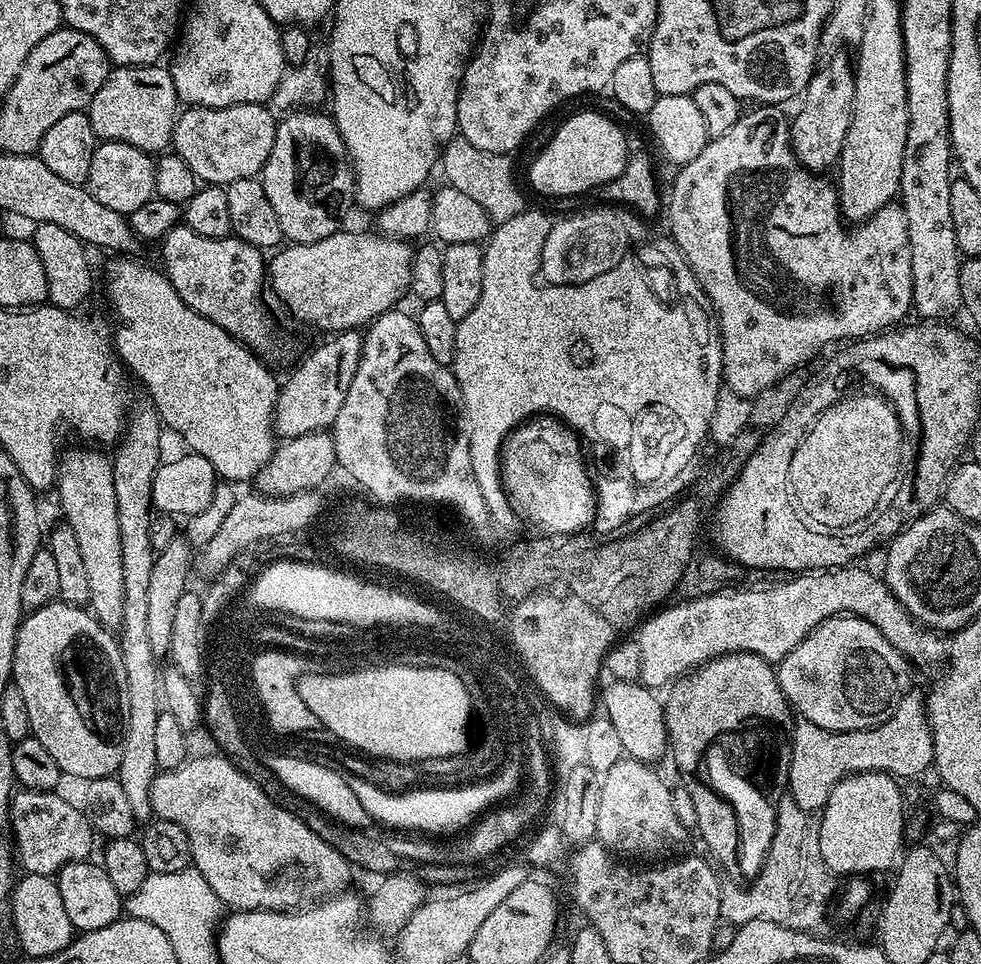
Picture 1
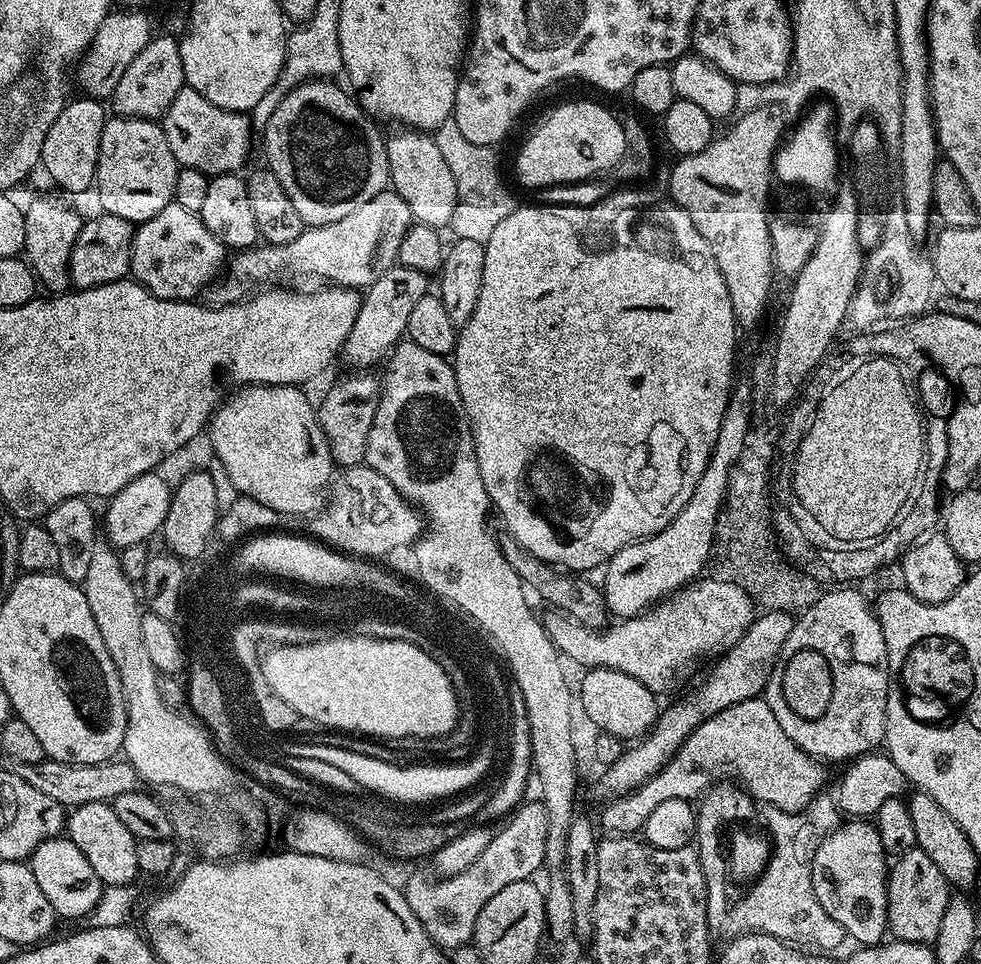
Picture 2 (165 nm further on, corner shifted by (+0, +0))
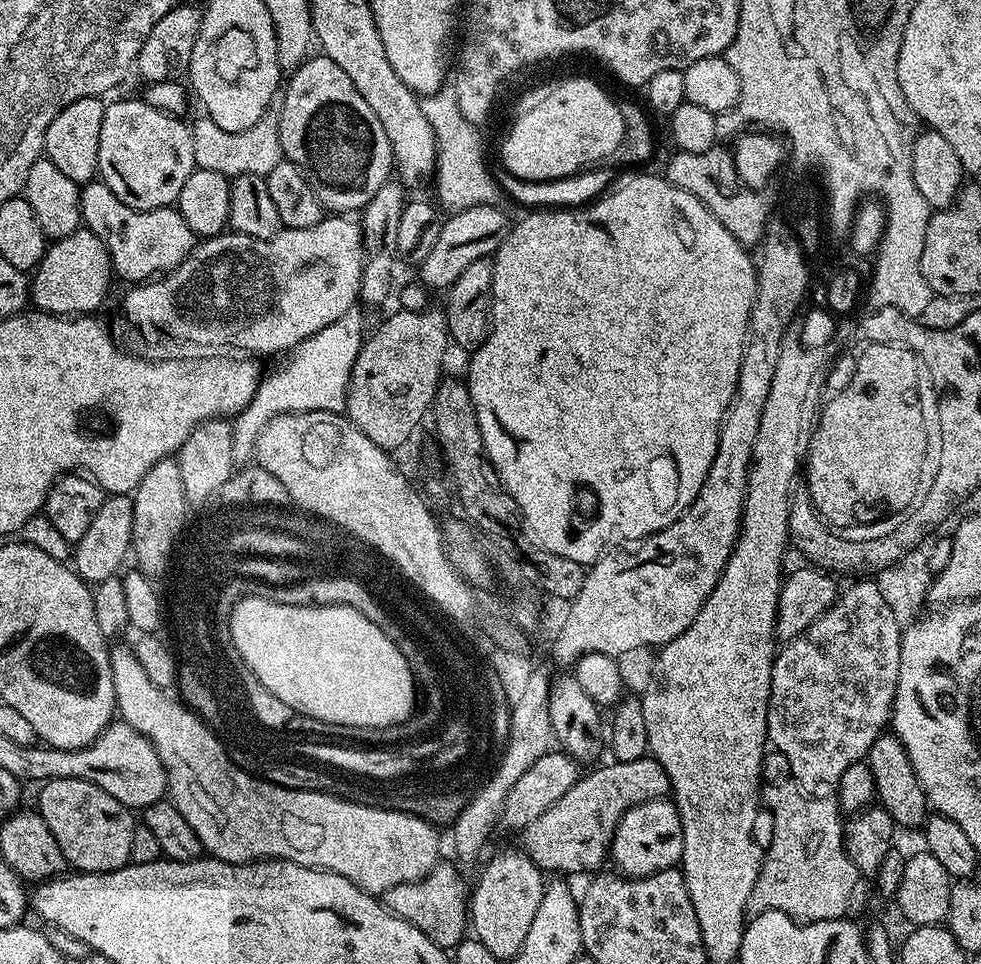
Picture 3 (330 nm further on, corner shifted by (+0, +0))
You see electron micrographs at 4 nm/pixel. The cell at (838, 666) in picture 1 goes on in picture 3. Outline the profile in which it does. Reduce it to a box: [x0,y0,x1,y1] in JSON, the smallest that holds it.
[768,578,902,798]

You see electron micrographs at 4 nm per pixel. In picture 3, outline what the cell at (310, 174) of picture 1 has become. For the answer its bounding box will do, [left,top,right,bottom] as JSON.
[280,54,394,214]

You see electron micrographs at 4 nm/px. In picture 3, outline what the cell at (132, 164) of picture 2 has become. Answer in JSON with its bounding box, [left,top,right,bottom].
[98,98,197,210]

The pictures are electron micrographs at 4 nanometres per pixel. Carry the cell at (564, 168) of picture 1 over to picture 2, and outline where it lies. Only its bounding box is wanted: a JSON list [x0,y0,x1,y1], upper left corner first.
[516,100,626,190]

